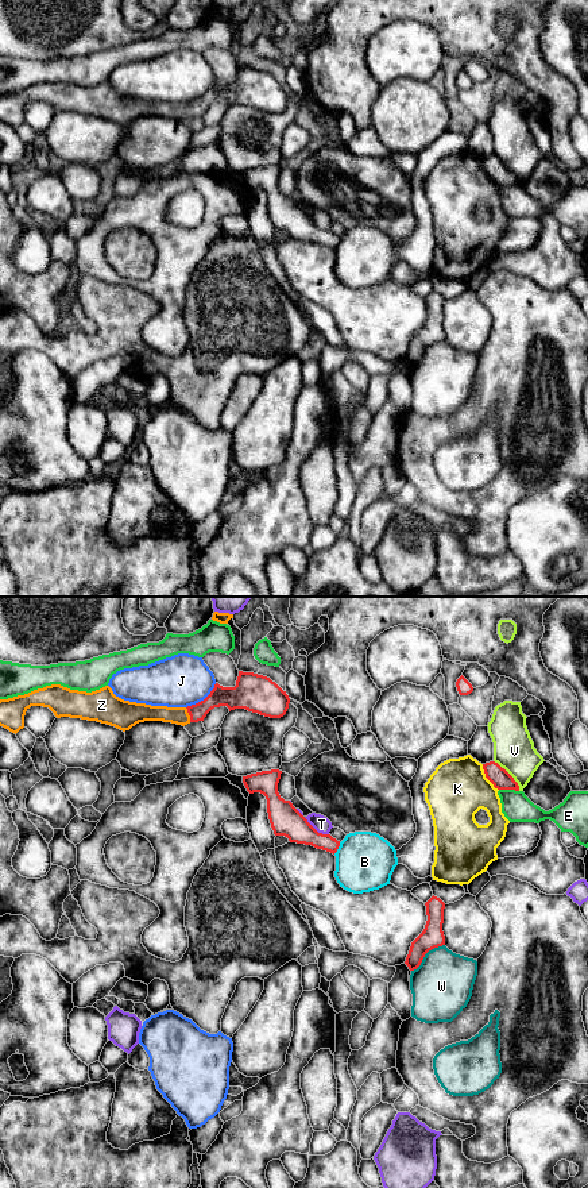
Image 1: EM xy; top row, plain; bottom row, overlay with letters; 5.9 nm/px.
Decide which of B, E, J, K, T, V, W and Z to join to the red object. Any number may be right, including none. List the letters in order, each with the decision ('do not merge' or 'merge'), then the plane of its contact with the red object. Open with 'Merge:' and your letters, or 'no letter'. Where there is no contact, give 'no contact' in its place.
Merge: Z
B: do not merge; contact in xy
E: do not merge; contact in xy
J: do not merge; contact in xy
K: do not merge; contact in xy
T: do not merge; contact in xy
V: do not merge; contact in xy
W: do not merge; contact in xy
Z: merge; contact in xy

